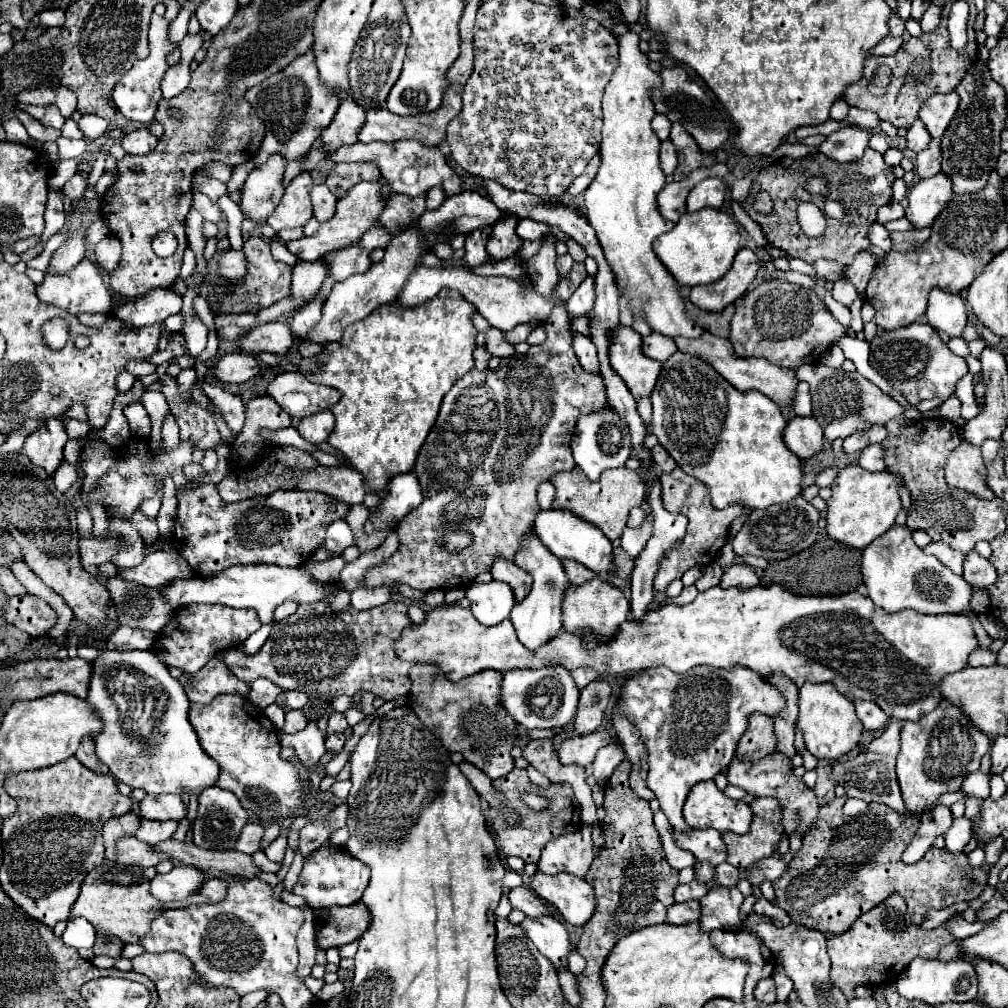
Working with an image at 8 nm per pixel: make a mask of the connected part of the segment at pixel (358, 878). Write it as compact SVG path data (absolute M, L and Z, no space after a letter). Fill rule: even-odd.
M328 842L312 852L312 856L304 862L300 872L300 896L306 898L306 904L312 908L326 908L326 906L350 906L362 898L370 880L370 868L360 860L348 856L344 848L330 846Z

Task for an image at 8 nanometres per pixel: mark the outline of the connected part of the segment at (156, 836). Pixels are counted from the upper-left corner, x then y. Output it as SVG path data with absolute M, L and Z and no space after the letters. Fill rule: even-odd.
M142 818L140 828L138 828L138 832L136 832L136 838L154 846L154 844L158 844L158 842L162 842L162 840L172 838L172 834L174 834L176 828L178 828L178 822L176 822L176 820L156 822L156 820L146 820L146 818Z

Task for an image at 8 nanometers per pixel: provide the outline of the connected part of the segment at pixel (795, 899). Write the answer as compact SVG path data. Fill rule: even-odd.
M846 796L842 798L832 798L826 806L820 806L820 816L818 824L814 824L804 836L802 836L802 846L798 854L792 858L792 864L784 872L784 876L774 882L778 906L786 910L792 918L792 922L802 924L812 930L820 930L826 934L842 934L846 932L856 918L878 906L882 900L886 900L892 892L902 894L902 898L908 904L908 912L912 916L912 924L920 926L926 912L936 908L948 908L956 902L970 902L978 898L984 888L988 886L988 872L990 866L984 862L980 868L972 868L968 862L968 856L964 852L952 854L946 848L930 848L926 856L914 864L902 862L902 852L912 840L912 836L918 832L920 822L916 818L902 816L894 812L892 808L884 804L870 802L868 808L850 818L842 814L842 806L846 802Z

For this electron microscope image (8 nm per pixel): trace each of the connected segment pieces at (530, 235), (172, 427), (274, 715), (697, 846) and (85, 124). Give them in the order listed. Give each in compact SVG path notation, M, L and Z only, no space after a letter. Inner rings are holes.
M518 220L518 226L516 226L516 234L524 240L540 240L540 236L544 236L546 232L550 230L548 224L544 222L536 222L536 220Z
M166 414L164 426L162 426L162 434L164 434L164 442L170 444L170 448L174 448L178 444L178 424L176 424L172 414Z
M270 704L270 706L264 708L264 716L266 716L278 730L282 730L282 726L284 726L284 710L282 710L282 708L278 708L276 704Z
M694 830L692 834L678 834L674 832L676 844L696 856L696 860L708 860L710 864L718 866L726 862L728 850L724 848L722 836L716 830Z
M82 116L78 128L82 130L84 138L98 138L108 132L108 122L100 116Z

